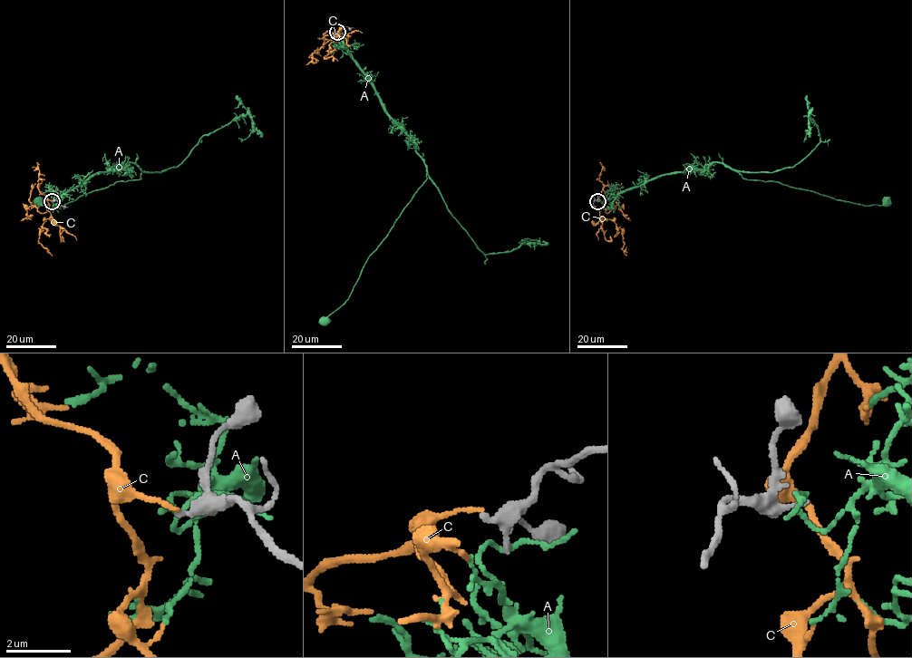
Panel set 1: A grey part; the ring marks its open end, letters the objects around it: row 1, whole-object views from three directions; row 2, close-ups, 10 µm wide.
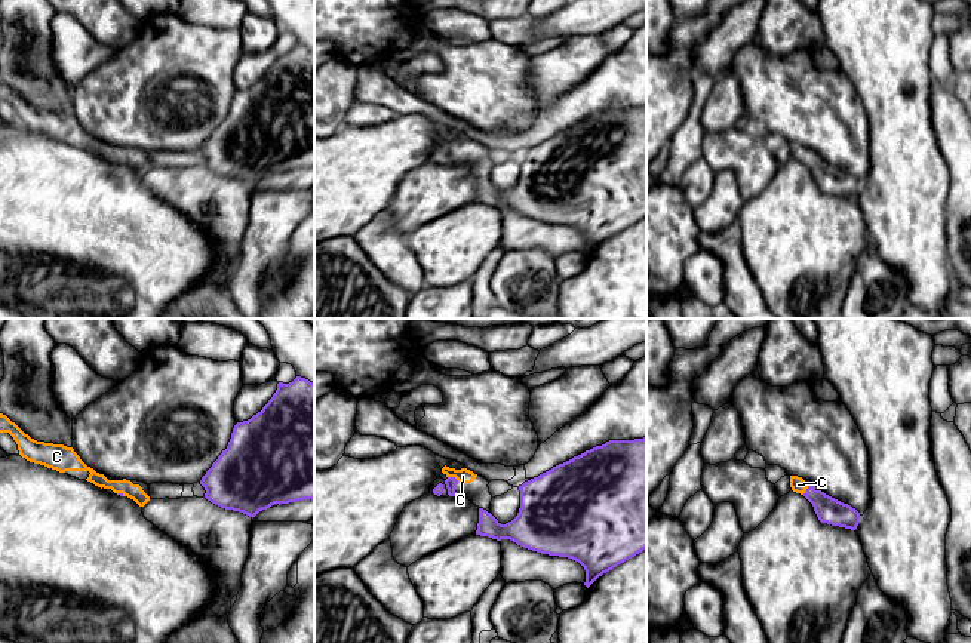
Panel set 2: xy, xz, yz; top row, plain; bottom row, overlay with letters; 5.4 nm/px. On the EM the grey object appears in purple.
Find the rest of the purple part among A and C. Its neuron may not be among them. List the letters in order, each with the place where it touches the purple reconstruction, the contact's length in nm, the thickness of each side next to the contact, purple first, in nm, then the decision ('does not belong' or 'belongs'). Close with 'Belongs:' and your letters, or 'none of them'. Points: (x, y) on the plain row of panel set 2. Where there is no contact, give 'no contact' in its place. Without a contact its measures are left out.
A: no contact; does not belong
C: meets purple in xz at (454, 145); contact 70 nm long; 60 nm thick on the purple side, 80 nm on the other; belongs
Belongs: C

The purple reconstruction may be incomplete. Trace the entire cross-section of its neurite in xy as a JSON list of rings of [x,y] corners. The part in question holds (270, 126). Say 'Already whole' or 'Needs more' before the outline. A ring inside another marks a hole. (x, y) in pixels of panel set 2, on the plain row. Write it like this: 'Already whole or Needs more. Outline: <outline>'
Already whole. Outline: [[[301,44],[289,52],[279,50],[276,61],[261,80],[234,93],[227,117],[206,139],[200,153],[206,159],[208,169],[249,185],[274,172],[314,169],[314,52]]]

